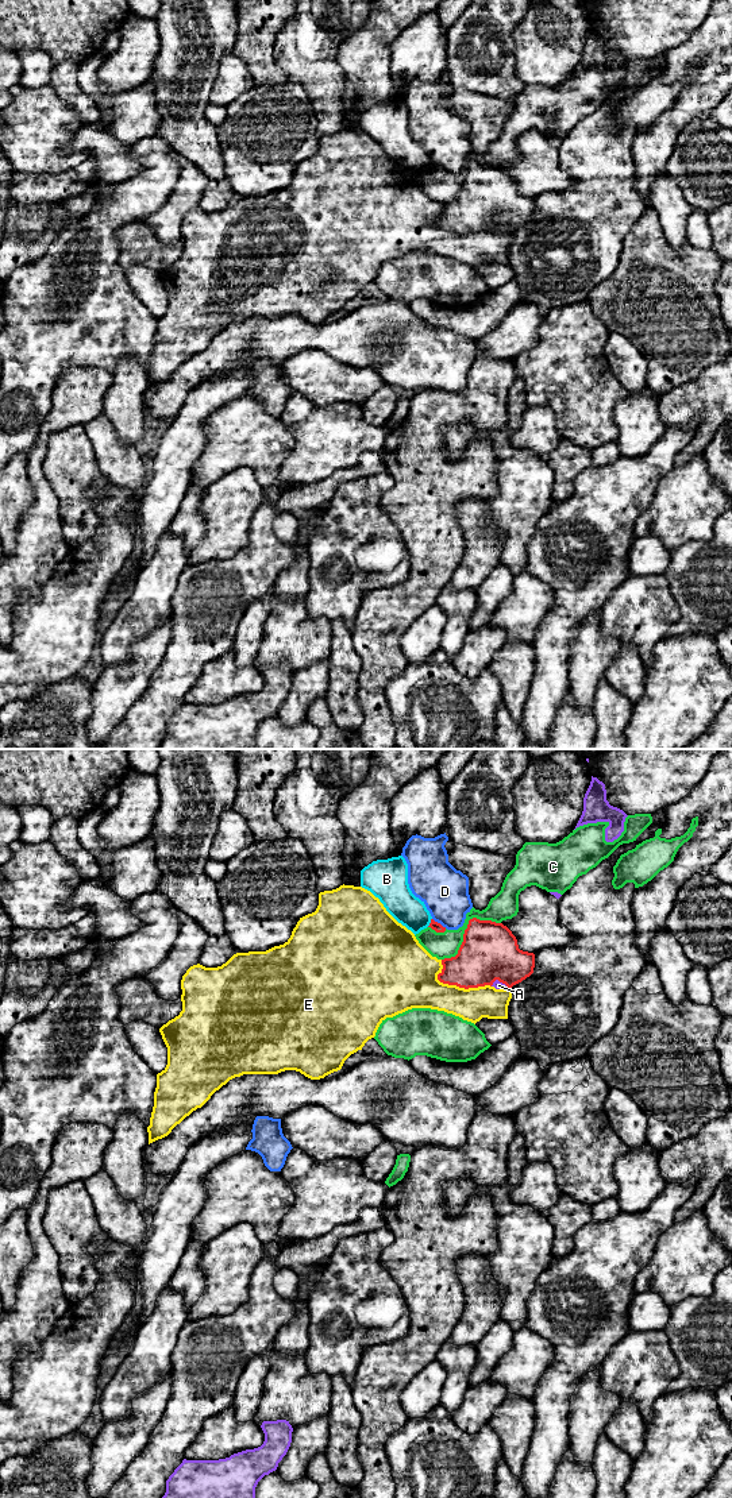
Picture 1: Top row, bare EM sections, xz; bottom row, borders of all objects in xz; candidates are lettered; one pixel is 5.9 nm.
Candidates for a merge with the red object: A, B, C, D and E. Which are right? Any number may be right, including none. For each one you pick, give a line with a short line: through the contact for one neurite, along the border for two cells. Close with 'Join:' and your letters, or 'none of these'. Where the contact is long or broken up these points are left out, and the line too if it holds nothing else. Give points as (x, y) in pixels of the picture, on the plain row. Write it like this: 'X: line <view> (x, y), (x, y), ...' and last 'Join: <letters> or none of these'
Join: none of these

